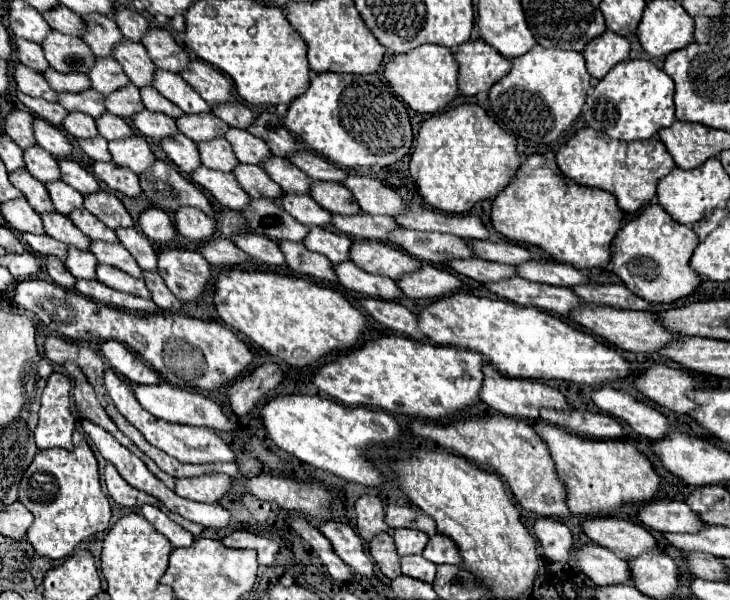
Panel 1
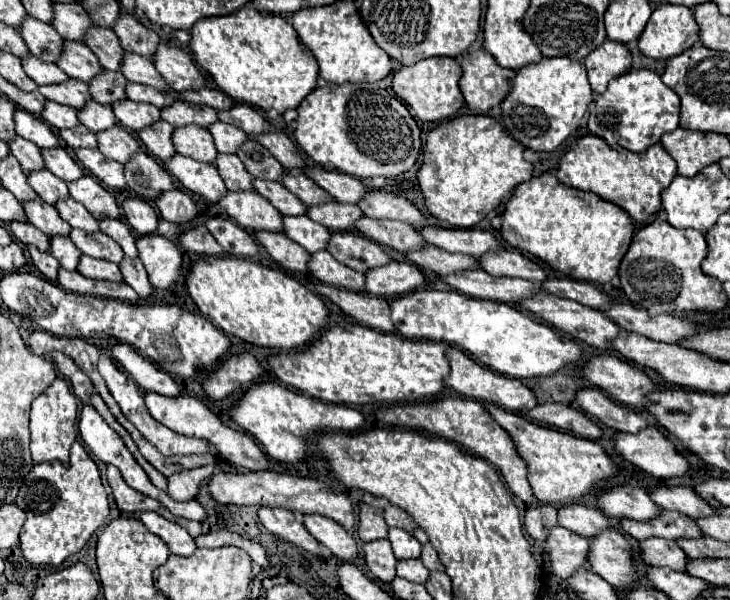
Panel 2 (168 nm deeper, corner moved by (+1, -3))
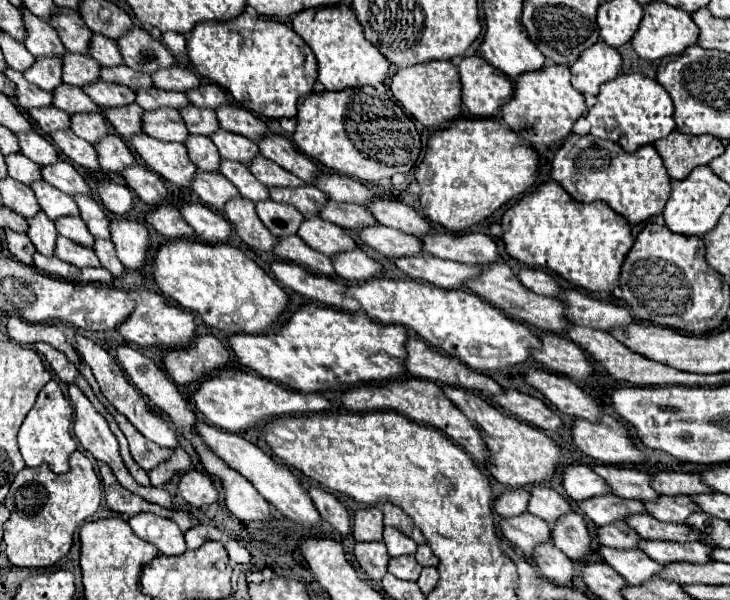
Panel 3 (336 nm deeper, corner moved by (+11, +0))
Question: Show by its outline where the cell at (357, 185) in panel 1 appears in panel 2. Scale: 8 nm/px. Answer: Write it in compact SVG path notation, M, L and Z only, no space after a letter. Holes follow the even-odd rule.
M311 167L305 171L305 175L309 175L317 185L321 185L327 193L331 193L335 201L341 201L341 203L357 205L361 199L365 199L373 191L357 177L337 173L337 171L323 171L323 169Z

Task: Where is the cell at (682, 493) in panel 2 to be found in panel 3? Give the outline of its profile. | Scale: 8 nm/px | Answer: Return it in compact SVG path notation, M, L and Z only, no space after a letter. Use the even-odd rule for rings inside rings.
M595 464L593 470L613 488L613 494L621 498L635 500L655 500L657 492L649 486L651 476L637 468L615 468L605 464Z

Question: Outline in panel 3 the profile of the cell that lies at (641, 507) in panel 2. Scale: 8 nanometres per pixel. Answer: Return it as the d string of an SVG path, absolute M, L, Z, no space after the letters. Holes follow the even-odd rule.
M569 464L567 468L563 468L561 484L567 496L573 500L587 500L611 492L605 480L601 480L601 476L597 476L589 466L583 464Z

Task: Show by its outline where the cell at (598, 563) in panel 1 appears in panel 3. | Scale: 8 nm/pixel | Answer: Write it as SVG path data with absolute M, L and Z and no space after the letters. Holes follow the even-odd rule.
M523 512L521 516L513 516L513 518L501 518L499 528L501 534L513 546L517 546L527 558L533 554L533 548L537 544L551 540L551 530L547 522L529 512Z

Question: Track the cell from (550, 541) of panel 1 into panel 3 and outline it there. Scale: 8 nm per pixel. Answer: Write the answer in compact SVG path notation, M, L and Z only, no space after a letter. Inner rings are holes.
M515 488L515 490L507 490L501 496L495 498L495 512L499 516L519 516L523 512L527 512L527 500L529 500L529 490L527 488Z

